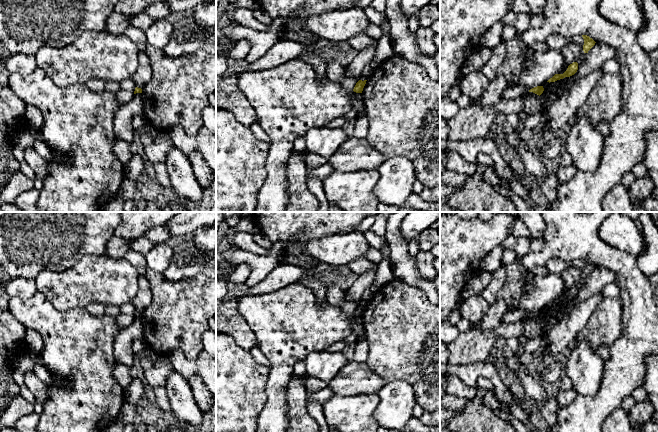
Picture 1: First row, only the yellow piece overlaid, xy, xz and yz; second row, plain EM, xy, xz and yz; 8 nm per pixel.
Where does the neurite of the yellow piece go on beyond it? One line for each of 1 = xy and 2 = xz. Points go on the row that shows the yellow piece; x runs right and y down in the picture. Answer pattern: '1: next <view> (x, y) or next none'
1: next none
2: next none

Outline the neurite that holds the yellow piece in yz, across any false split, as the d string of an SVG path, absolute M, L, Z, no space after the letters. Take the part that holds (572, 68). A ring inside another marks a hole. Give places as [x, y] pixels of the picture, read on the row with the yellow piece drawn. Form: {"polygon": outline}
{"polygon": "M573 62L567 68L567 70L563 74L555 74L552 78L550 78L547 82L555 82L557 80L563 79L565 77L570 77L574 75L578 70L578 63Z"}

